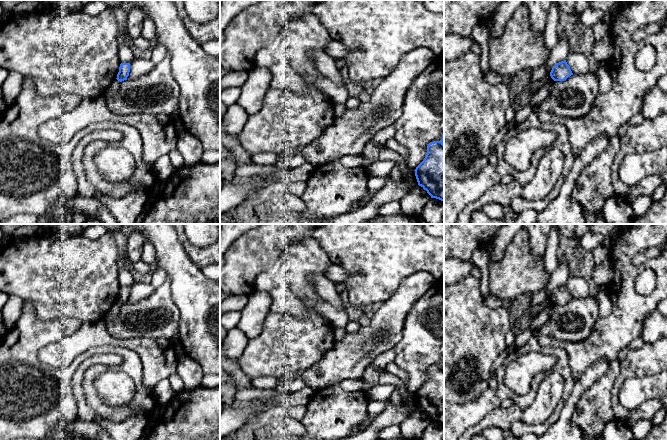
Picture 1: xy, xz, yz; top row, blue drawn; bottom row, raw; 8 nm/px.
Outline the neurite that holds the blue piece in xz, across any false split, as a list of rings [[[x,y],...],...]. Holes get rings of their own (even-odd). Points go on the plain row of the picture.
[[[444,357],[441,365],[427,369],[427,378],[414,395],[418,409],[444,426]]]

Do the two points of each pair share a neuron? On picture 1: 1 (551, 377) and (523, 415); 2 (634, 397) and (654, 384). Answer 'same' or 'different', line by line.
1: same
2: same

